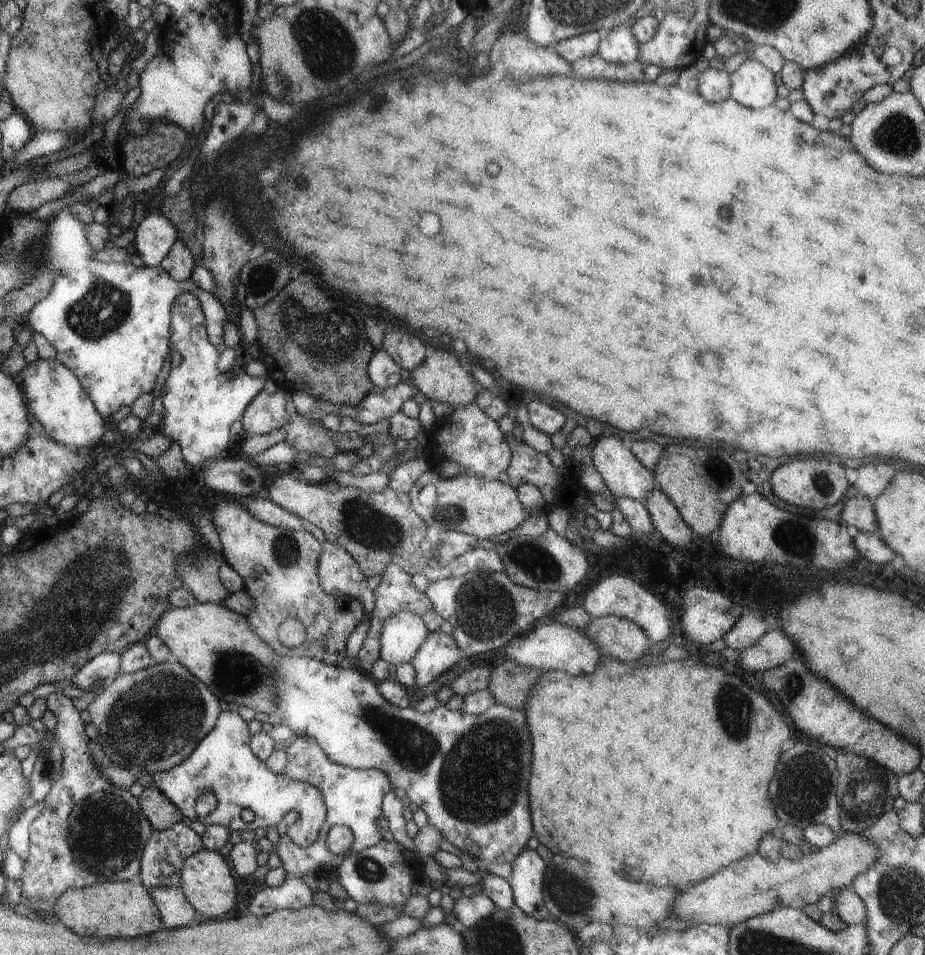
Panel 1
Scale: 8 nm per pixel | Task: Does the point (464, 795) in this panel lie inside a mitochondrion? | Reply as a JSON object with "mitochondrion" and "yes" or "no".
{"mitochondrion":"yes"}

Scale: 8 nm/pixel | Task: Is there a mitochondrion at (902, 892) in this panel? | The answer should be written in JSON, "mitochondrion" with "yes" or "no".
{"mitochondrion":"yes"}

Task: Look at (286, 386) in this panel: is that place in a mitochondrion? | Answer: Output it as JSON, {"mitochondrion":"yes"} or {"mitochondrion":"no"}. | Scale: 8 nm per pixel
{"mitochondrion":"no"}

